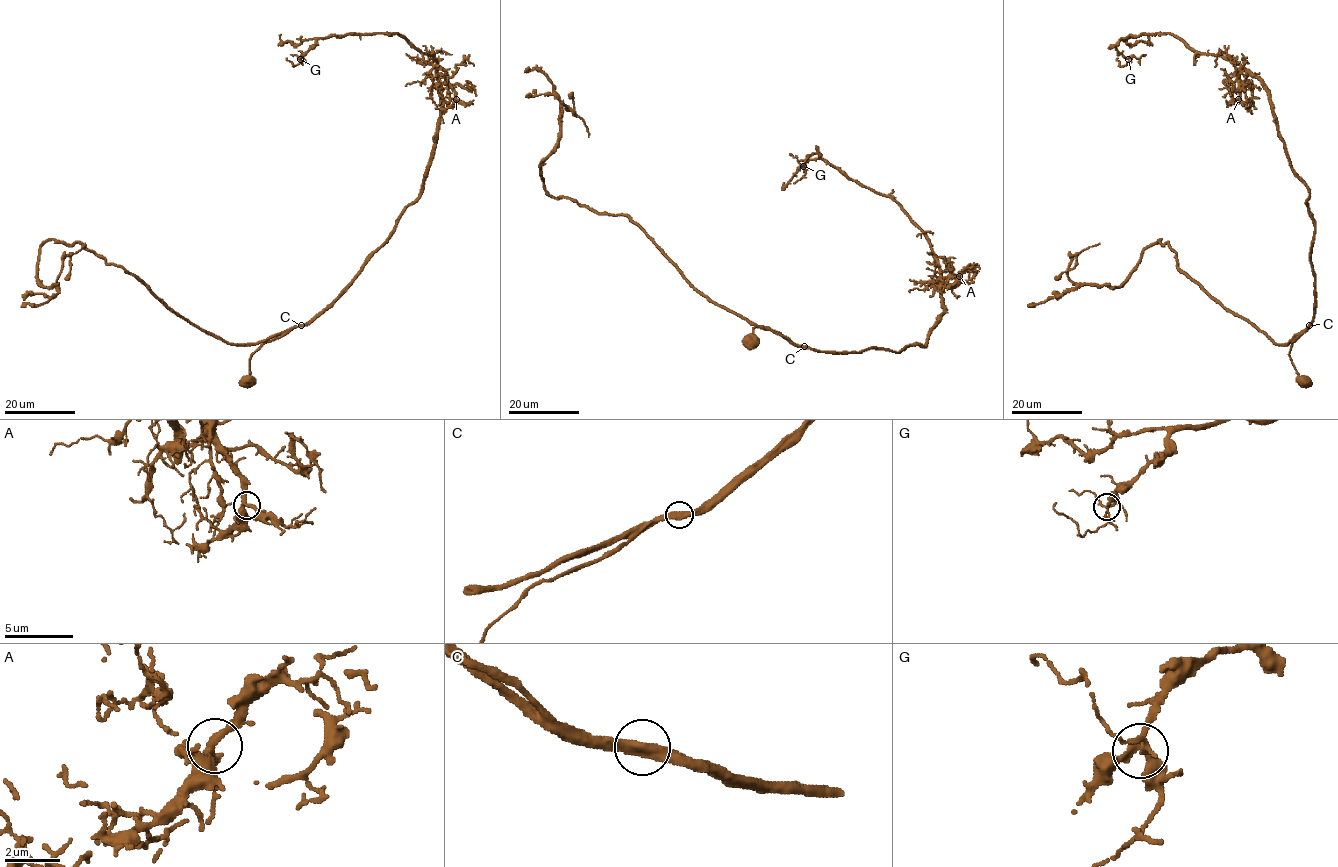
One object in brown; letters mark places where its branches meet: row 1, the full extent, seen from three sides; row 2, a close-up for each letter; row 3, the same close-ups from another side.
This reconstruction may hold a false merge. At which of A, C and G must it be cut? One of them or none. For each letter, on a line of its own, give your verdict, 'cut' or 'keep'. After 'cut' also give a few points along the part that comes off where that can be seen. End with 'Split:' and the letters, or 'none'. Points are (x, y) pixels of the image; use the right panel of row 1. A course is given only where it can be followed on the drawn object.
A: keep
C: keep
G: keep
Split: none

